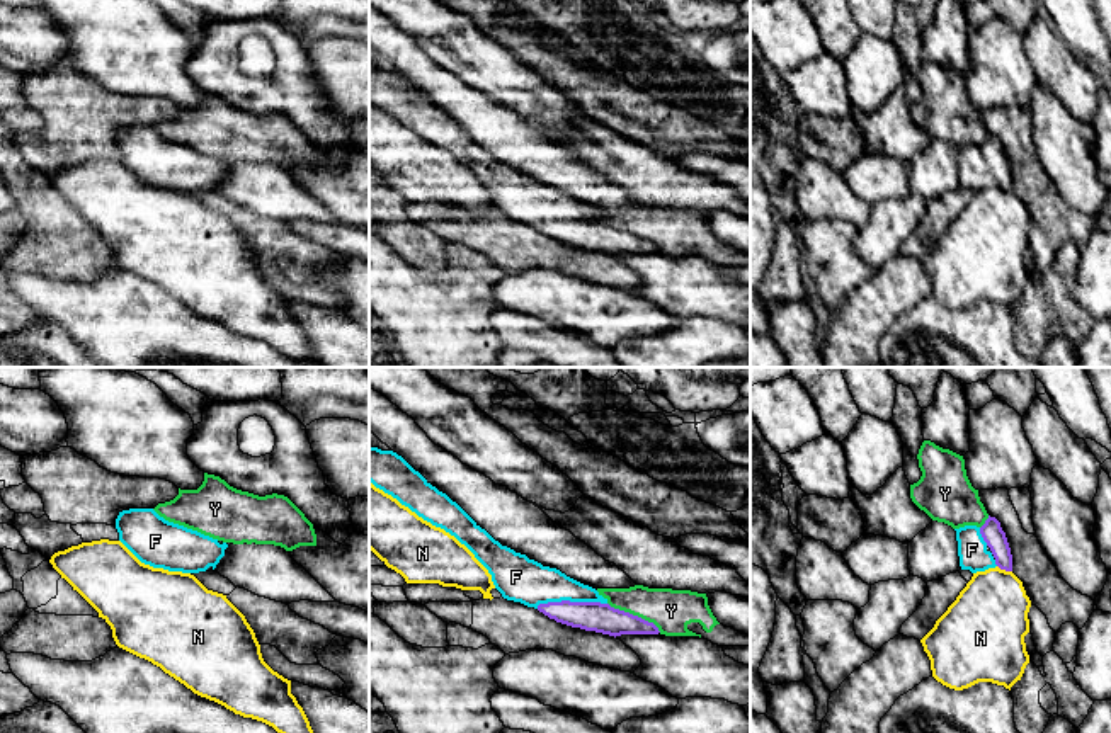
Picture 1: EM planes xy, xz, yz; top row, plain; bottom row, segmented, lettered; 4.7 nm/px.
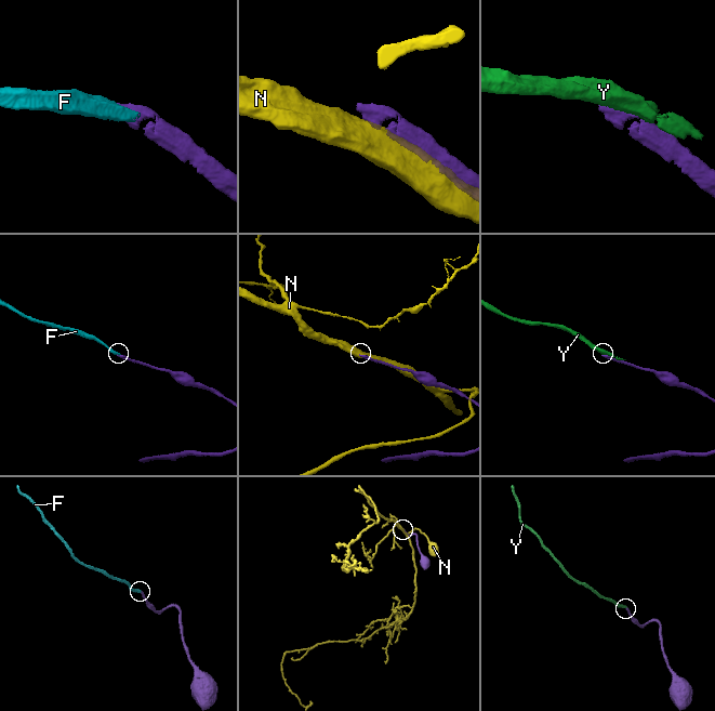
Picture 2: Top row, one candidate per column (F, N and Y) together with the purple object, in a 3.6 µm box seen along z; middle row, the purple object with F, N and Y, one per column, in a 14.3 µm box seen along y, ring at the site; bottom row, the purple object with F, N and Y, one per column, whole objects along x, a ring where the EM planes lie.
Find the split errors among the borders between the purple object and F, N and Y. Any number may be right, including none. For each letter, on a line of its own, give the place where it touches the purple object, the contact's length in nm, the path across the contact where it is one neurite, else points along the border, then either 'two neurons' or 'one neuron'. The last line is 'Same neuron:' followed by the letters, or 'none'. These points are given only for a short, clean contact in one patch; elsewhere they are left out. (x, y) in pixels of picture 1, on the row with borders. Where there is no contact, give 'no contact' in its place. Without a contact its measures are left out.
F: xz (570, 602) | 340 nm | across xz (592, 616), (584, 607), (570, 602), (524, 580) | one neuron
N: yz (1004, 568) | 80 nm | two neurons
Y: xz (635, 616) | 300 nm | two neurons
Same neuron: F

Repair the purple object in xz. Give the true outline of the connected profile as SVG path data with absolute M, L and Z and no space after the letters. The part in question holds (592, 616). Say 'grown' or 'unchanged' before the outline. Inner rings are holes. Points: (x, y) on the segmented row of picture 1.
grown; M369 446L369 481L385 493L396 498L424 520L444 529L464 544L475 558L488 570L495 588L504 599L534 607L556 622L595 631L609 636L621 634L658 634L658 628L630 612L614 609L595 588L584 585L556 568L543 566L526 554L502 546L485 529L481 529L456 502L432 486L402 456L393 451L381 451Z

